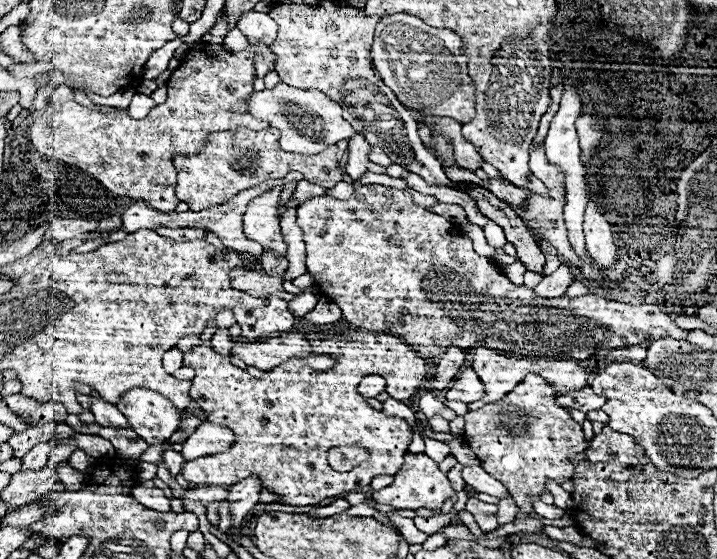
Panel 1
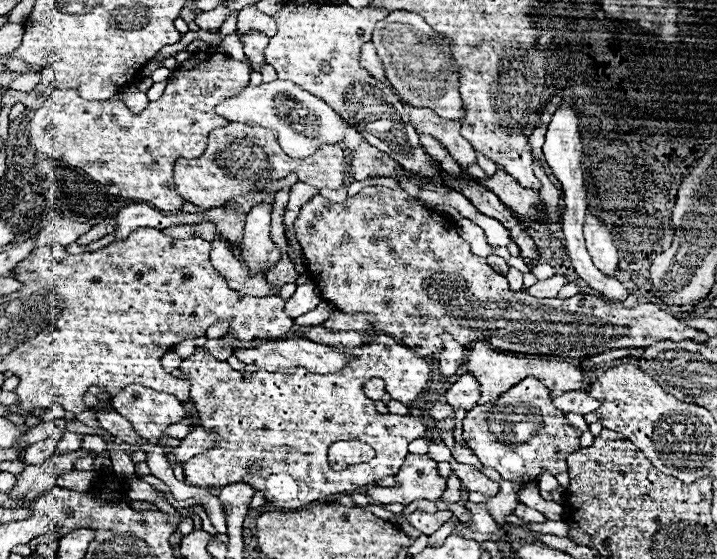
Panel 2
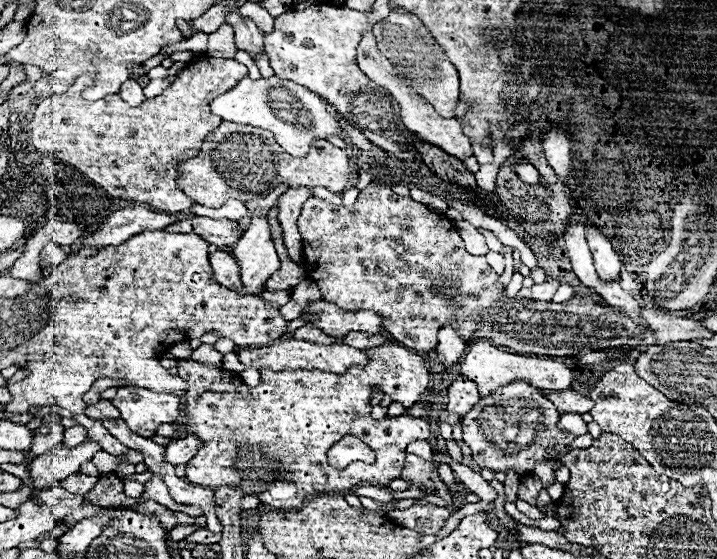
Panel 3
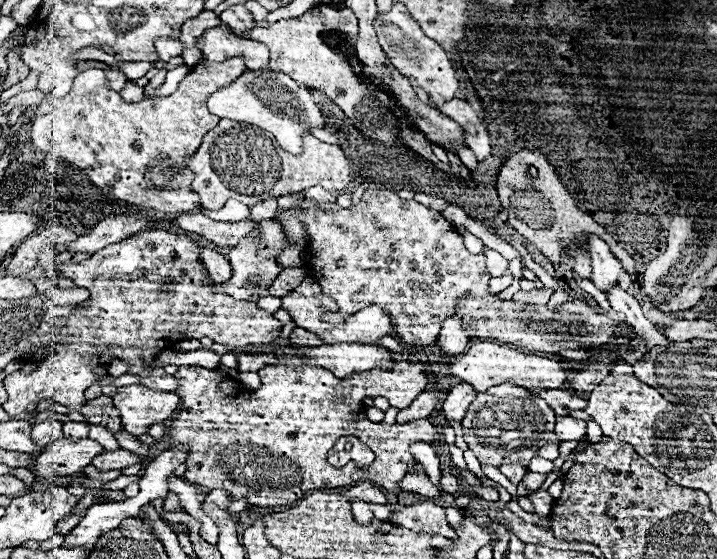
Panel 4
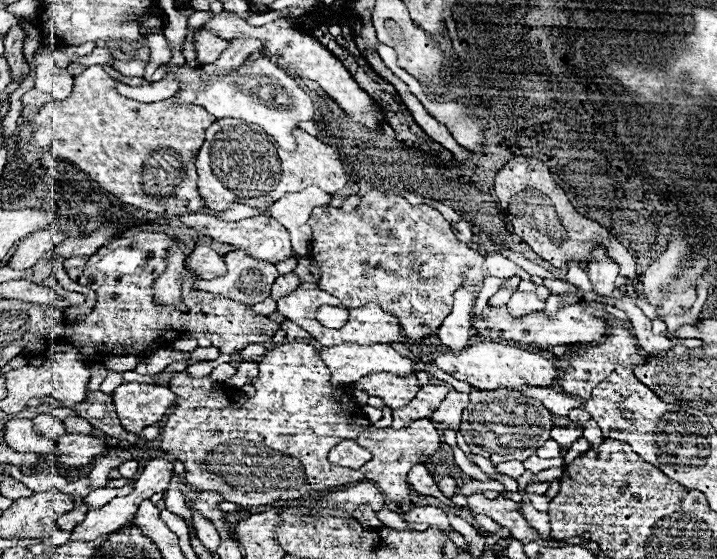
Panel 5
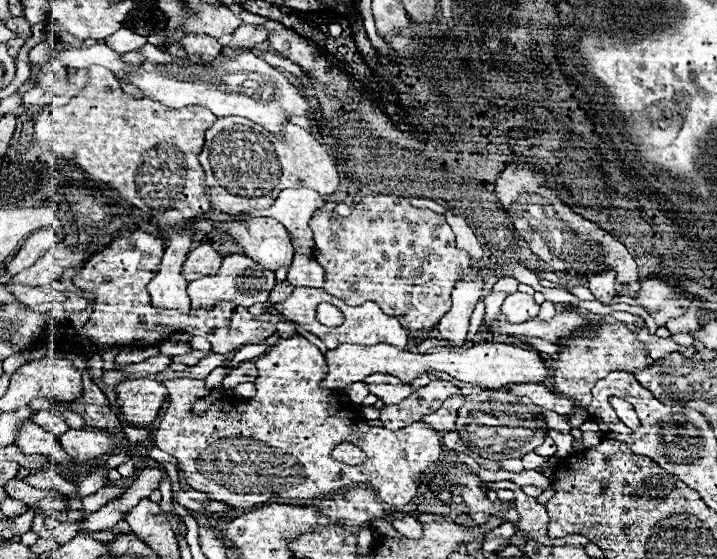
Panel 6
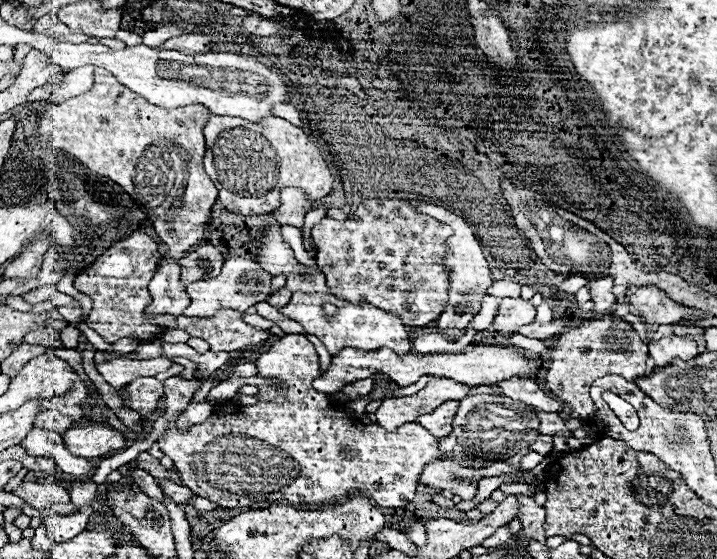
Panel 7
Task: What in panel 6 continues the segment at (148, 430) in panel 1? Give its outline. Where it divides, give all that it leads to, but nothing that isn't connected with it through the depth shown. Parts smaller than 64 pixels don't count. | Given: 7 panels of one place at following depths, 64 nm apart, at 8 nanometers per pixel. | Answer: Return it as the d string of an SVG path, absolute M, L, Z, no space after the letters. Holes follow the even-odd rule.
M144 378L120 382L116 386L116 394L122 422L136 428L150 426L158 418L162 404L168 398L168 390L162 382Z

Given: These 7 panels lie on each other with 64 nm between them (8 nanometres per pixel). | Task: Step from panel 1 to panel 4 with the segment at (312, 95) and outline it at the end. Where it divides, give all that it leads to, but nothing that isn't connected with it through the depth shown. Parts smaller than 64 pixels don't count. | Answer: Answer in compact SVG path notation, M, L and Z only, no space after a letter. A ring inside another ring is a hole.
M246 70L240 78L236 78L236 82L222 86L208 98L208 110L220 118L246 122L272 132L278 144L290 154L302 152L302 138L310 134L312 128L326 128L326 114L314 102L312 92L298 86L286 74L276 74L274 70L256 74Z

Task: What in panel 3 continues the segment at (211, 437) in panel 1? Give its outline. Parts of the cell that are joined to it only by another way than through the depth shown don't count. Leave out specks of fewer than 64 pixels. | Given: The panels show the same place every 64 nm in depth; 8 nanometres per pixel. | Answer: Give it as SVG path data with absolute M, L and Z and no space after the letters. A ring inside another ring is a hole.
M188 434L186 438L178 438L166 446L166 462L174 464L174 466L186 464L192 456L196 456L200 446L202 446L202 442L196 434Z

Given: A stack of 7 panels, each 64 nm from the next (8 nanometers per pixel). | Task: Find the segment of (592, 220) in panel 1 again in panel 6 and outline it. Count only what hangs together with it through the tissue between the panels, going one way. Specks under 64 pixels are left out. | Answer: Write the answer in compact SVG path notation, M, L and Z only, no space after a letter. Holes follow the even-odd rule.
M602 270L602 272L596 272L590 276L590 290L592 294L608 304L614 296L616 296L616 290L614 290L614 280L616 280L616 272L614 270Z

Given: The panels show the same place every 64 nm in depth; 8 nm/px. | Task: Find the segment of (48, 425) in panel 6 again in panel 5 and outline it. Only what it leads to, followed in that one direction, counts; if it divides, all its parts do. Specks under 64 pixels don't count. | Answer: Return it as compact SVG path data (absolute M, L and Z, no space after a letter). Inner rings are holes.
M40 414L40 416L36 416L36 418L34 418L34 430L36 430L40 436L46 436L46 438L50 438L50 440L56 440L56 438L60 438L62 434L66 434L62 420L58 420L56 416L50 416L50 414Z

